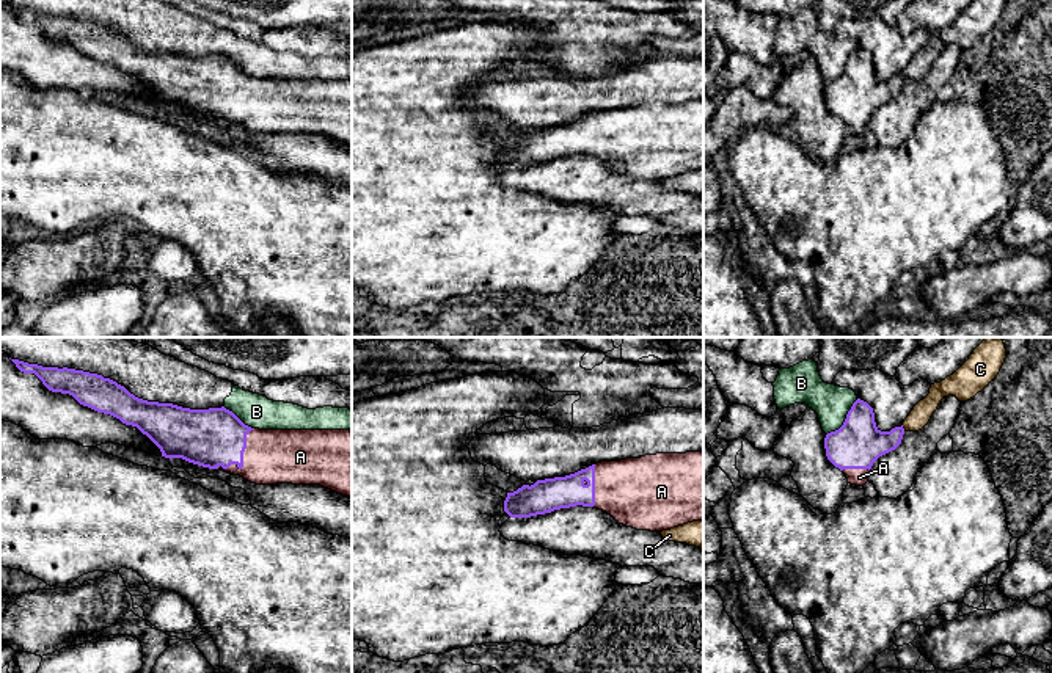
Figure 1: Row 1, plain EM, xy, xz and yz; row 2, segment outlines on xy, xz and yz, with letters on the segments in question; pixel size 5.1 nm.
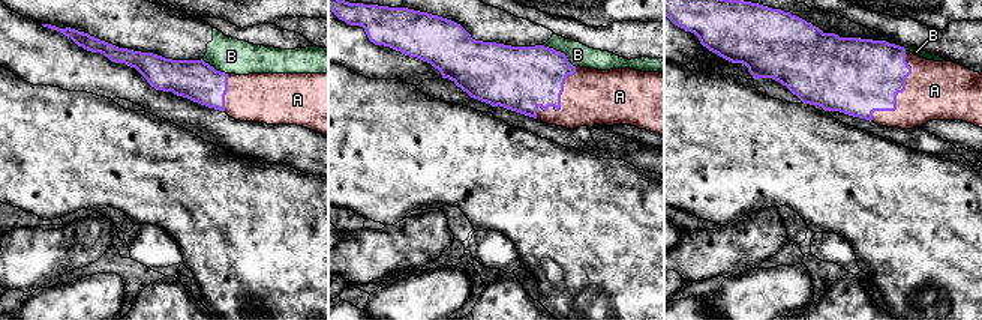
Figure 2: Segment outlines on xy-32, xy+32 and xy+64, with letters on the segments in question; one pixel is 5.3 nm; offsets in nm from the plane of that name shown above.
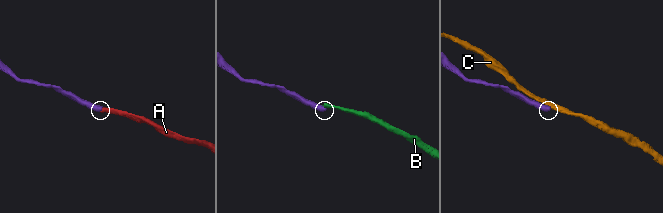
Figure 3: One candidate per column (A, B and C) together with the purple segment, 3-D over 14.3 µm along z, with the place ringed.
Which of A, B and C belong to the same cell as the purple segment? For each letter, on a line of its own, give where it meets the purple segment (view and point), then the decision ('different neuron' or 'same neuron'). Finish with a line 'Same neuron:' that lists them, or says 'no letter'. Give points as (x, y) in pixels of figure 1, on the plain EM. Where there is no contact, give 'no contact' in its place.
A: xy (242, 109) | same neuron
B: yz (845, 68) | different neuron
C: yz (902, 76) | different neuron
Same neuron: A

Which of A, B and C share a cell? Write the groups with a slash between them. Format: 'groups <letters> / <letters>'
groups A / B / C

